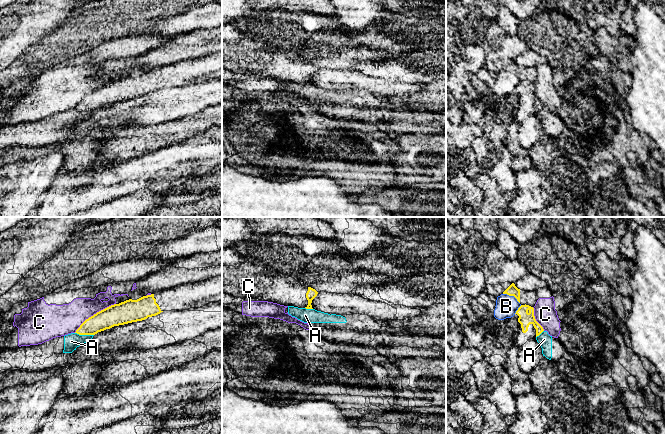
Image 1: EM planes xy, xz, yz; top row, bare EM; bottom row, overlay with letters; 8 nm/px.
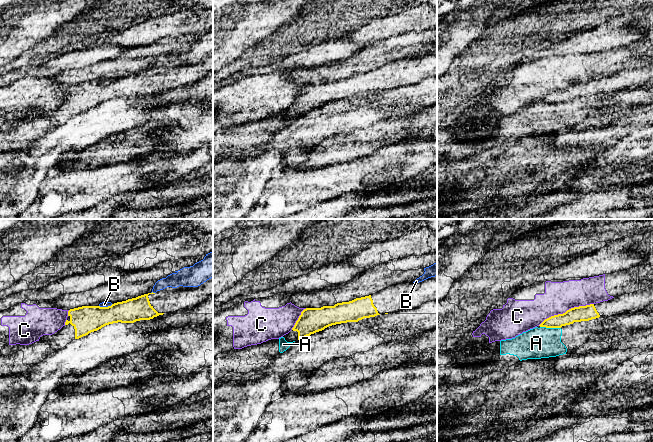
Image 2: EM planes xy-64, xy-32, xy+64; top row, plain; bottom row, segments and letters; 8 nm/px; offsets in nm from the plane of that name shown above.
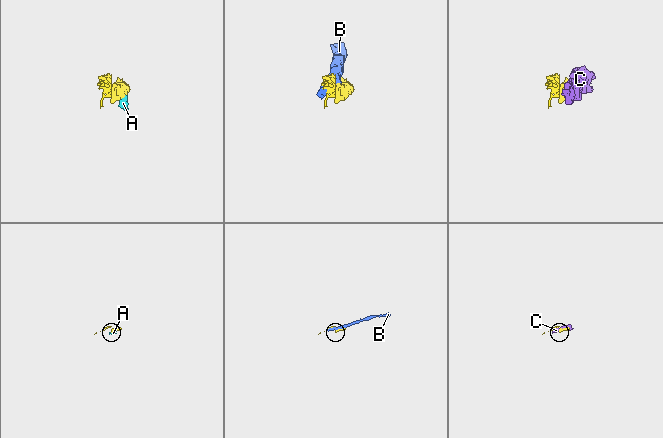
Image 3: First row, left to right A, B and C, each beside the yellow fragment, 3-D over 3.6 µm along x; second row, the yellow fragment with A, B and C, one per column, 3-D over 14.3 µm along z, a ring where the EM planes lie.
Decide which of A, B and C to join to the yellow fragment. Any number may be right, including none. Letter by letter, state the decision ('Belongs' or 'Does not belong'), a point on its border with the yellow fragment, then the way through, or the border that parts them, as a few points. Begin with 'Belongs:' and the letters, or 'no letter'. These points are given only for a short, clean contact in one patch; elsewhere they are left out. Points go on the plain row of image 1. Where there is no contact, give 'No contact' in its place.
Belongs: no letter
A: Does not belong. Touches yellow at xy (84, 110). Boundary: xy (75, 108), (93, 111)
B: Does not belong. Touches yellow at yz (512, 71)
C: Does not belong. Touches yellow at xy (94, 90)

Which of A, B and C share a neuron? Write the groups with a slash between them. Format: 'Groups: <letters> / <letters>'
Groups: A / B / C

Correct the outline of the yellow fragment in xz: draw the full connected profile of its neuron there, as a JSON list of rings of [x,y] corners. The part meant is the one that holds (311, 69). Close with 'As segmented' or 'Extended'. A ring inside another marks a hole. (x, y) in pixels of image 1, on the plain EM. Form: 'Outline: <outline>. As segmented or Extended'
Outline: [[[253,33],[234,42],[222,42],[222,69],[262,73],[268,78],[306,85],[313,85],[311,79],[318,70],[315,65],[302,62],[294,54]]]. Extended

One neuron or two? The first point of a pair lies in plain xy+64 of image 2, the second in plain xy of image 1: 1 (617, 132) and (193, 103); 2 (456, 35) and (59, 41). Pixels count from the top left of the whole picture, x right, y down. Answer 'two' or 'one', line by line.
1: two
2: two

